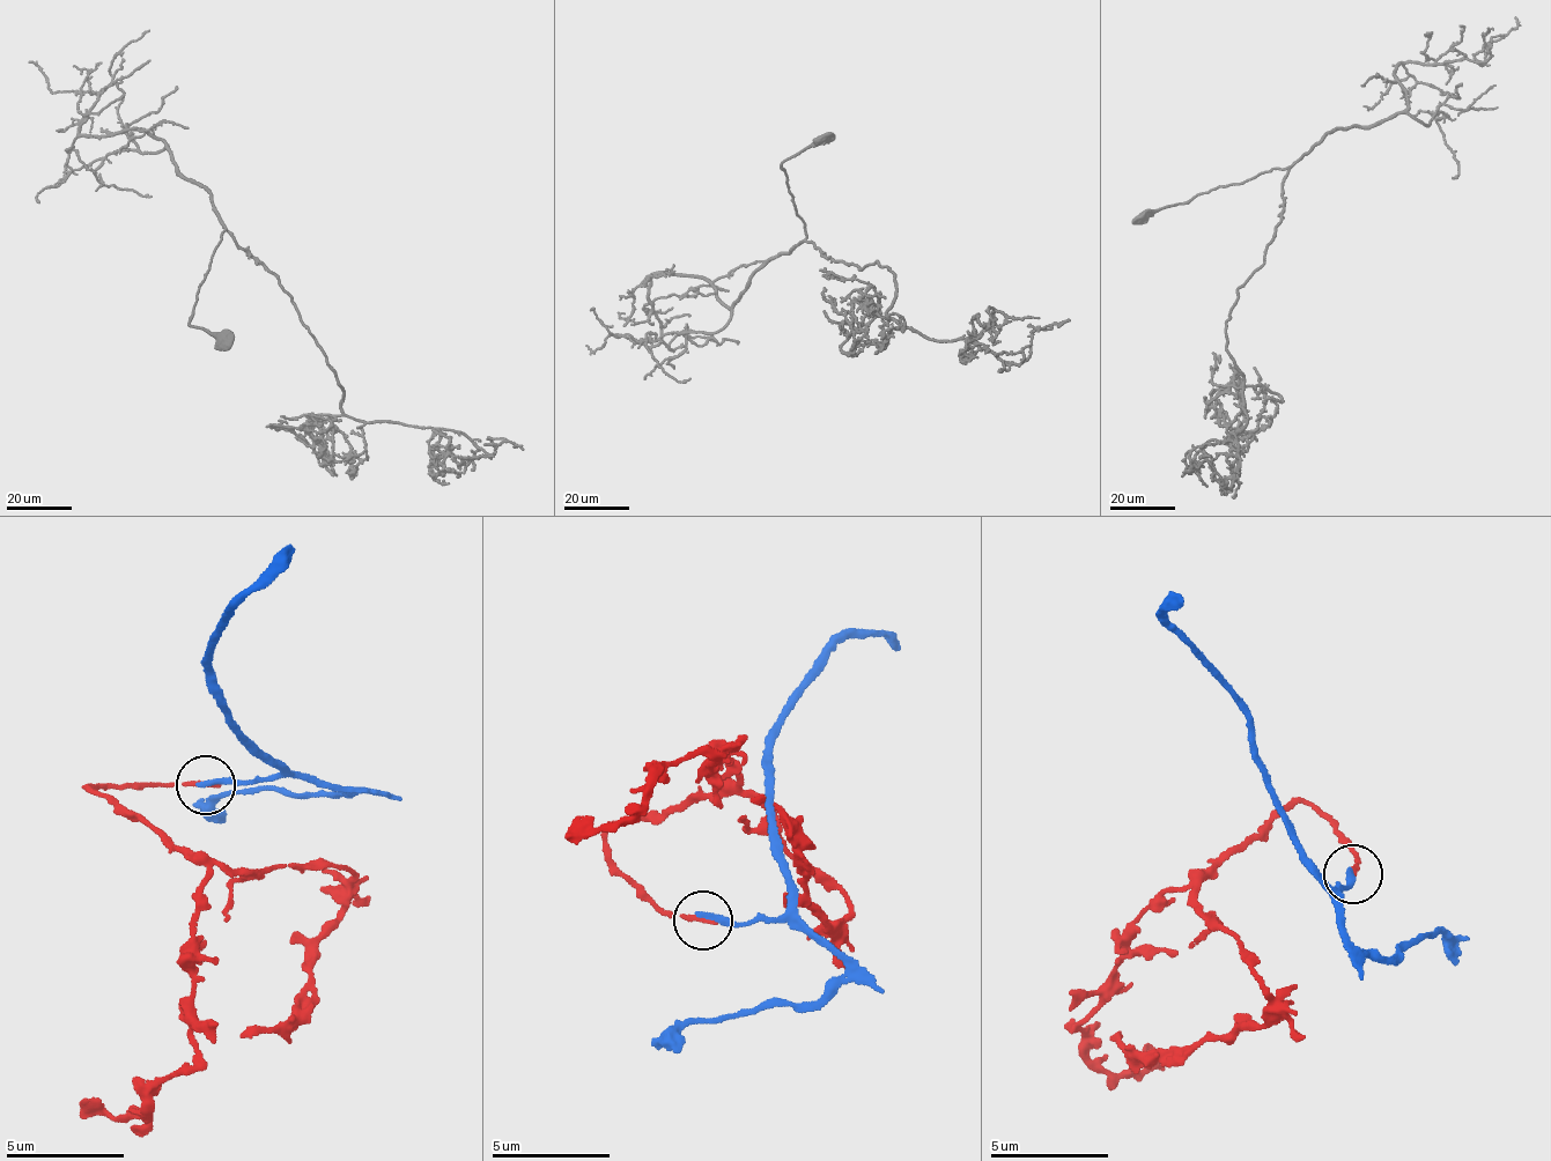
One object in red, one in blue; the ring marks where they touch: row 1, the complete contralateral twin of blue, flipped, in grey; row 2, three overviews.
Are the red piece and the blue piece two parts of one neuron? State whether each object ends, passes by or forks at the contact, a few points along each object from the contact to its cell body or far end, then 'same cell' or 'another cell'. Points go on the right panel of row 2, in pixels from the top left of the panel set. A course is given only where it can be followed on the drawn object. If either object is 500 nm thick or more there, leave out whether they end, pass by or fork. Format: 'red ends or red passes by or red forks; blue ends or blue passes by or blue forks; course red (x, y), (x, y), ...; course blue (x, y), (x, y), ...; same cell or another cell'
red ends; blue ends; course red (1352, 872), (1357, 851), (1305, 806), (1195, 894), (1246, 958), (1271, 1017), (1219, 1037), (1144, 1051), (1114, 1037); course blue (1352, 872), (1346, 890), (1328, 881), (1301, 849), (1272, 790), (1231, 682), (1168, 613), (1162, 603), (1181, 594); another cell

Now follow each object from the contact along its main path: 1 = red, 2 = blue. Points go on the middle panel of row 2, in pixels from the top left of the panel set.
1: (701, 917), (655, 908), (607, 836), (756, 796), (850, 911), (837, 929), (822, 919), (800, 833), (752, 797)
2: (701, 917), (754, 925), (789, 908), (789, 867), (763, 769), (776, 723), (843, 638), (872, 630), (900, 644)

